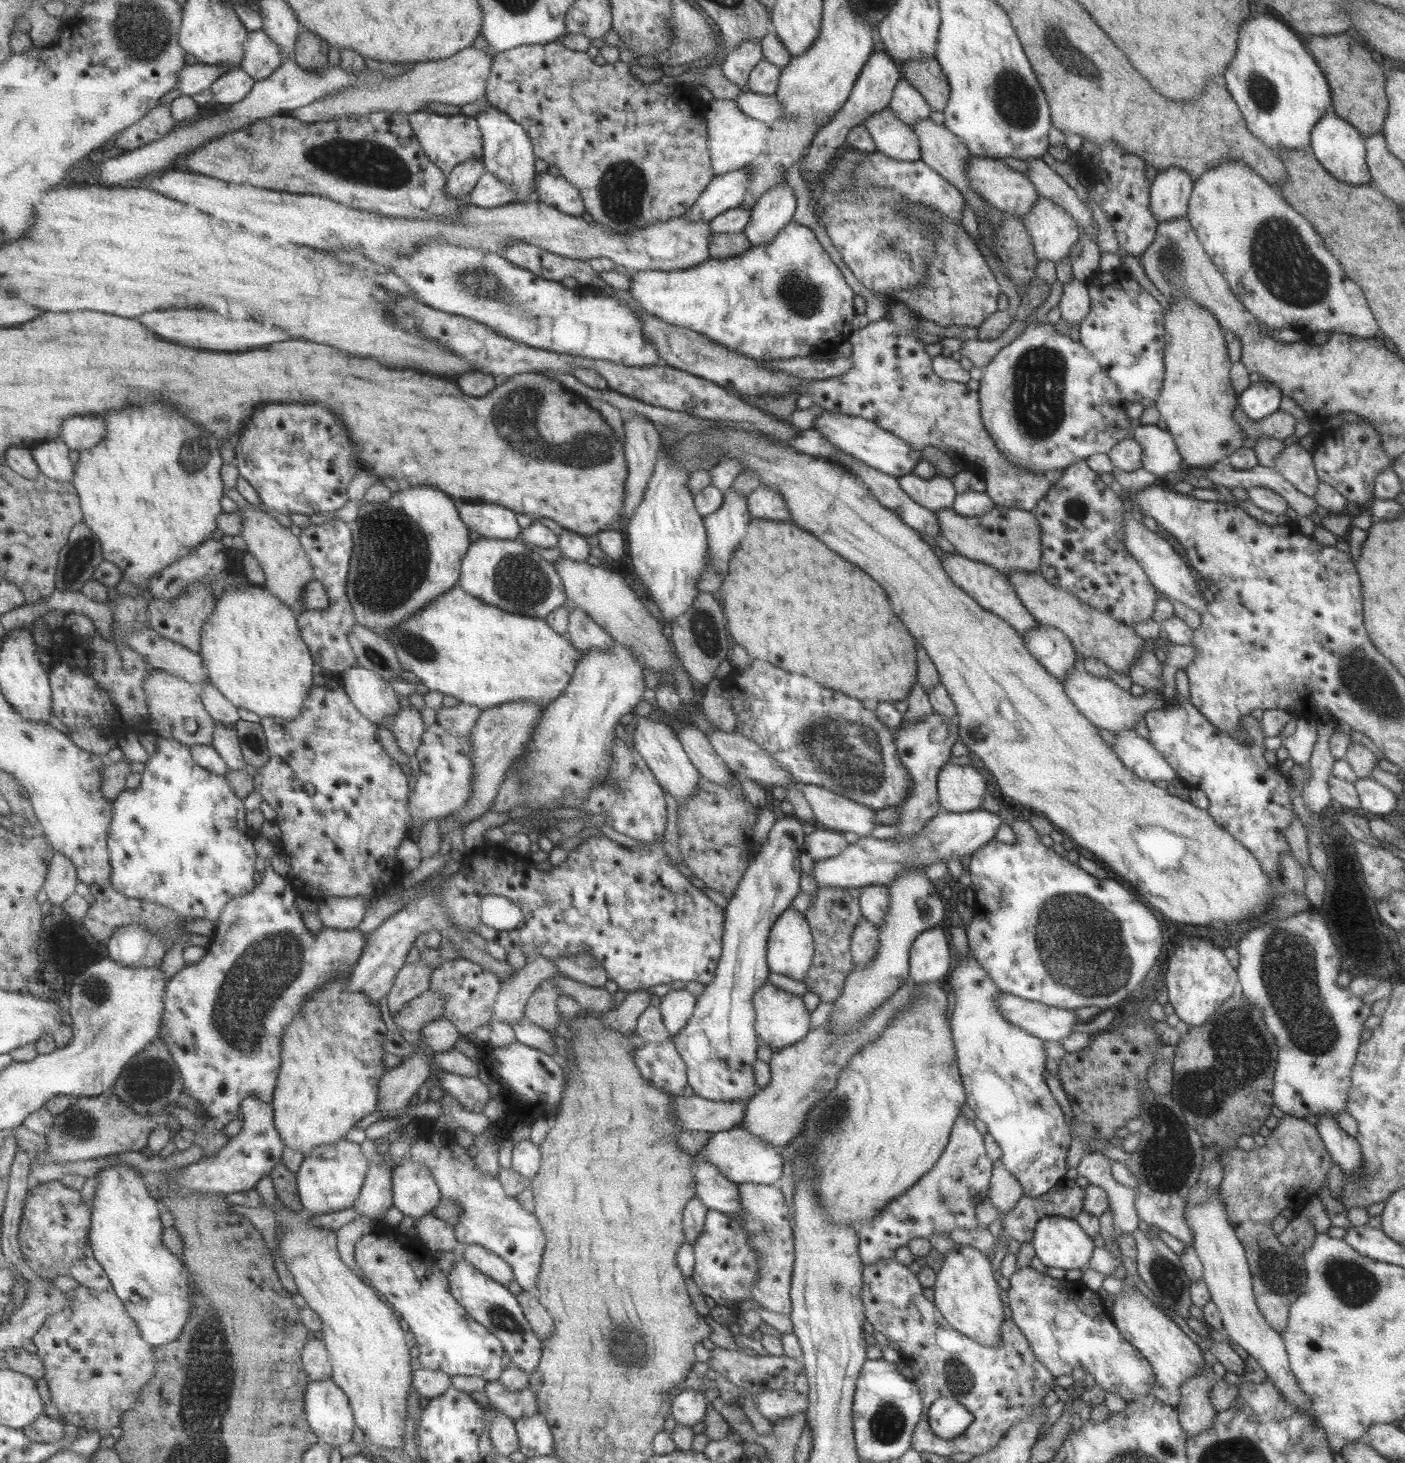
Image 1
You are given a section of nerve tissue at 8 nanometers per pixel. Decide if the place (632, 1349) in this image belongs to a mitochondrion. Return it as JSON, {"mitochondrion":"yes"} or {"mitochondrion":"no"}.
{"mitochondrion":"yes"}

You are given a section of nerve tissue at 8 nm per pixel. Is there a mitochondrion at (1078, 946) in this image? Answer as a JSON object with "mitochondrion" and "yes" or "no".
{"mitochondrion":"yes"}

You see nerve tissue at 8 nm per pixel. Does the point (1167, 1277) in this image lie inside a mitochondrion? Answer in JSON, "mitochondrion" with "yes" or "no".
{"mitochondrion":"yes"}

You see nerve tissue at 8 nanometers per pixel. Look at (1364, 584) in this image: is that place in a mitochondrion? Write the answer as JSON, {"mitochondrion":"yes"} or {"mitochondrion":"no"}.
{"mitochondrion":"no"}

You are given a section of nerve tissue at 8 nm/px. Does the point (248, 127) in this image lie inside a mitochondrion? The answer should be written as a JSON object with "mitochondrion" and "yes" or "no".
{"mitochondrion":"no"}

